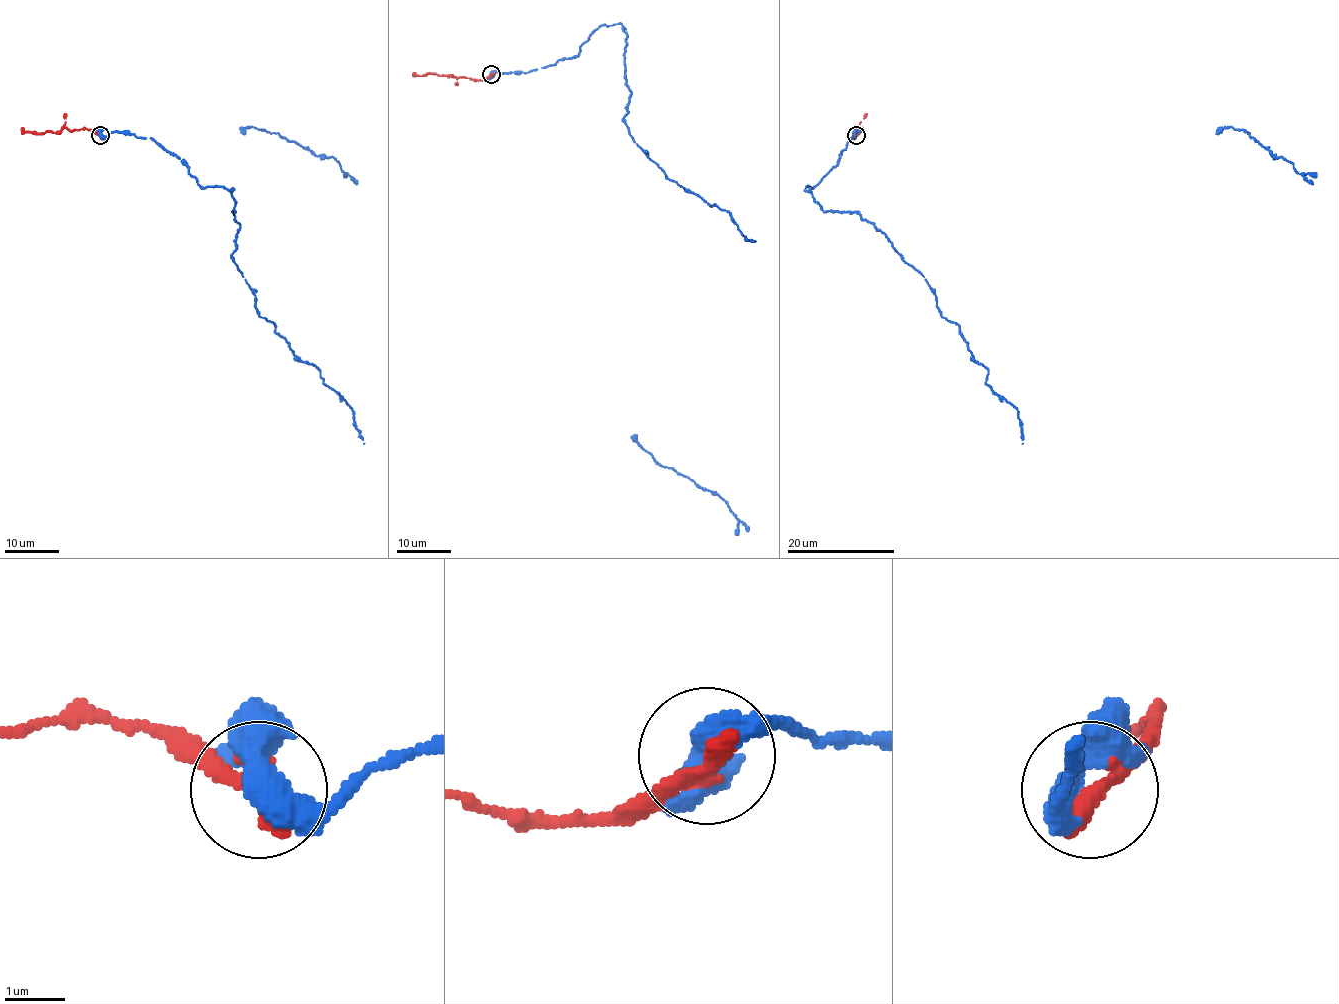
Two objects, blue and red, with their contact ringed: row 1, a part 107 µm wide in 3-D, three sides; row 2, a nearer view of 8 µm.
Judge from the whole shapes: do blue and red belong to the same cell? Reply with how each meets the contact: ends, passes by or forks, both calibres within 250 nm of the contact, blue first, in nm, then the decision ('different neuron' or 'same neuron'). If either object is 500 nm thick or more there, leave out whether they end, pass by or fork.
blue passes by; red ends there; 440 nm thick on the blue side, 400 nm on the other; same neuron

